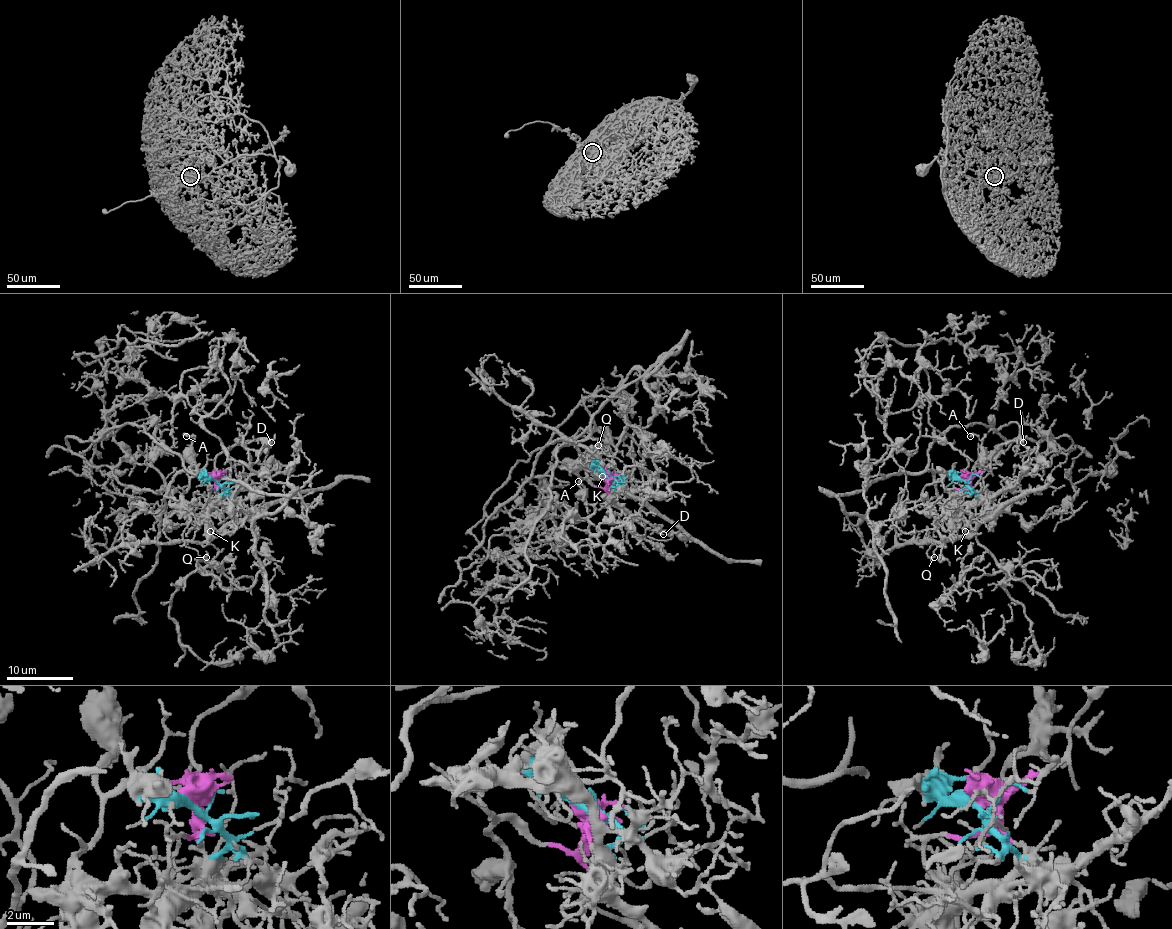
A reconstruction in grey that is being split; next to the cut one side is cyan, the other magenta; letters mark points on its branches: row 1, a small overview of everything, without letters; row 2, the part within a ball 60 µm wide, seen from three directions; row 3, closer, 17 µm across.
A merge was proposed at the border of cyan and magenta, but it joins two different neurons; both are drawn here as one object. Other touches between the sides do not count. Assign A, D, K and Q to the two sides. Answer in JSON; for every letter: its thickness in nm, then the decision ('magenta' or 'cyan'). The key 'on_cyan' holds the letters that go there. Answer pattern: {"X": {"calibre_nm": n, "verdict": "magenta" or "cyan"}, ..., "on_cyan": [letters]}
{"A": {"calibre_nm": 150, "verdict": "magenta"}, "D": {"calibre_nm": 140, "verdict": "magenta"}, "K": {"calibre_nm": 100, "verdict": "cyan"}, "Q": {"calibre_nm": 140, "verdict": "cyan"}, "on_cyan": ["K", "Q"]}

